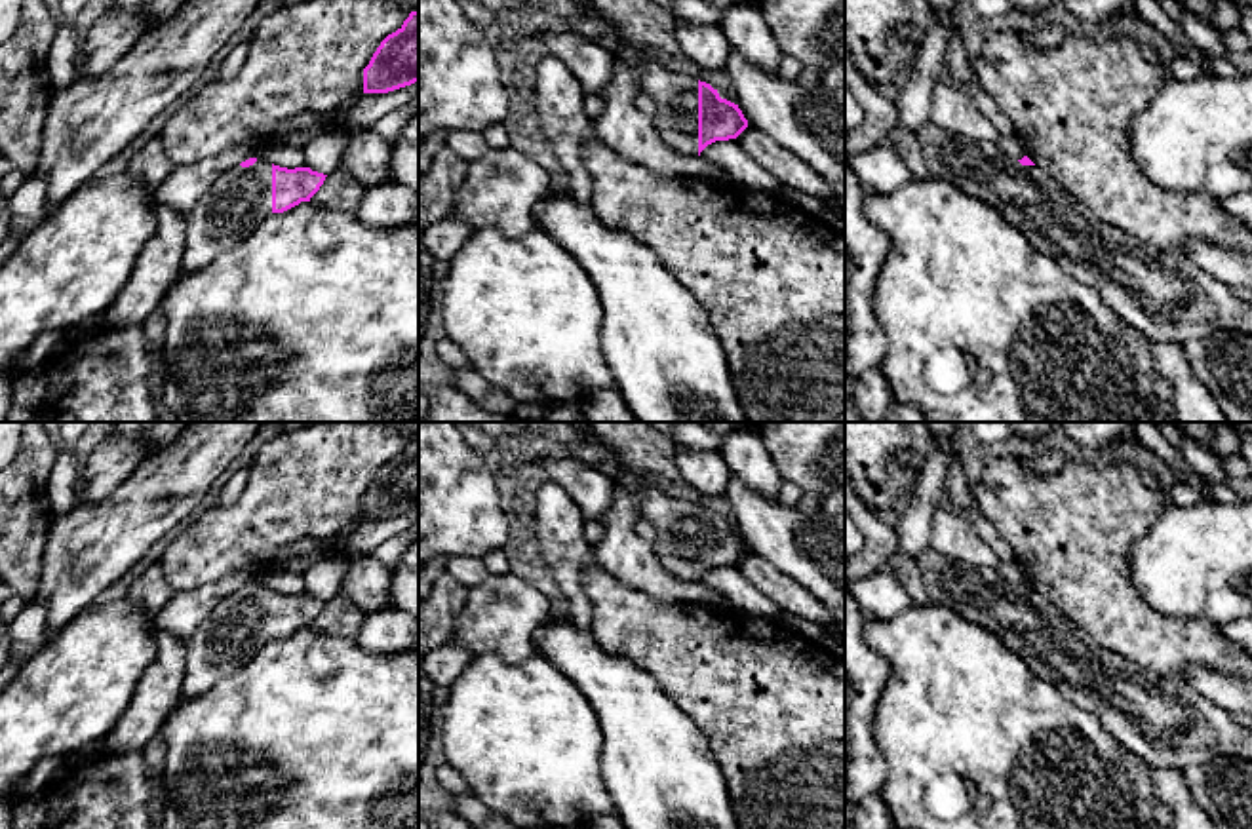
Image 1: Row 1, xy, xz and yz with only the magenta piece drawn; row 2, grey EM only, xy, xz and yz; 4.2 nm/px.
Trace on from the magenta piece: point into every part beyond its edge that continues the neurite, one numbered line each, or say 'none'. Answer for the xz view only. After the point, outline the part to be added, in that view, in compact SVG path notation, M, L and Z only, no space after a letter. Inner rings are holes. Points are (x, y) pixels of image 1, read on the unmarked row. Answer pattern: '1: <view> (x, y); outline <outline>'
1: xz (676, 521); outline M637 472L630 473L643 487L639 511L656 530L651 546L662 569L685 582L698 582L698 506L662 492Z

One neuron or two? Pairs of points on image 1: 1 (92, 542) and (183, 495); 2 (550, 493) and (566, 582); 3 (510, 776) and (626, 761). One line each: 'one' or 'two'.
1: one
2: one
3: two

